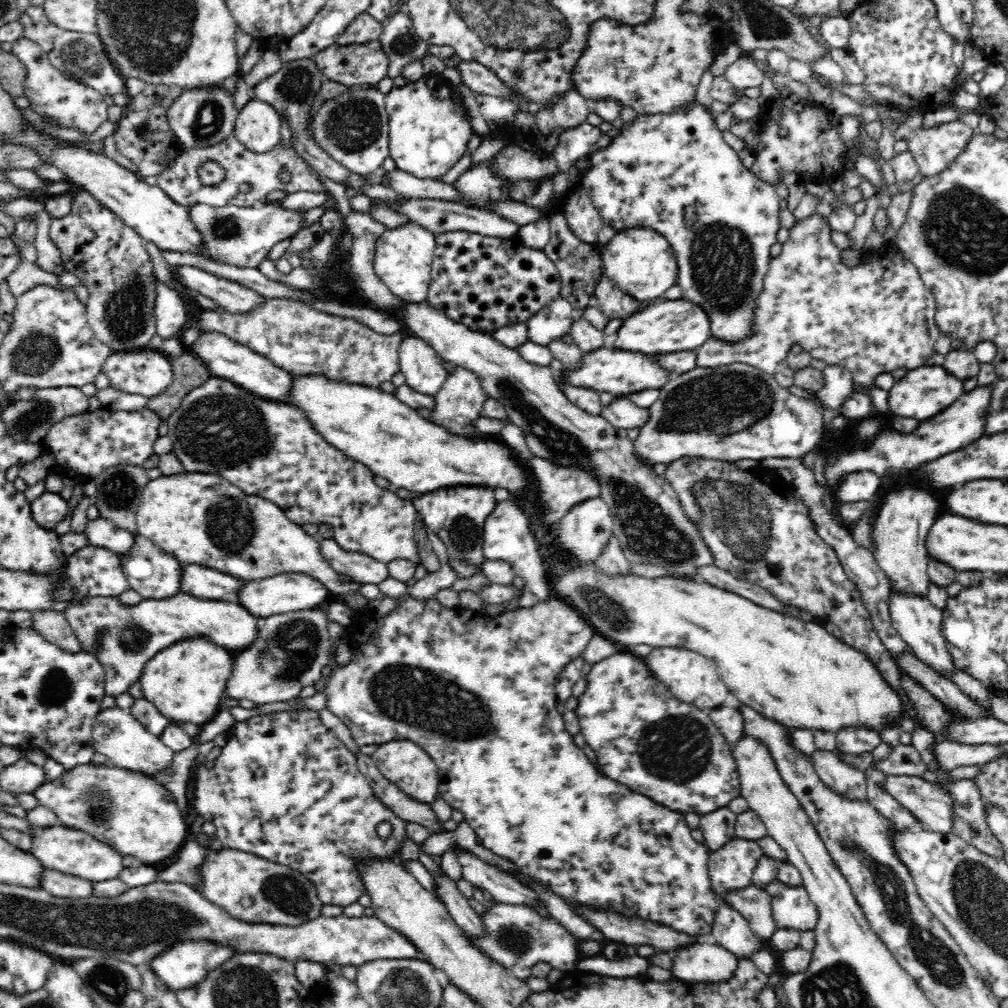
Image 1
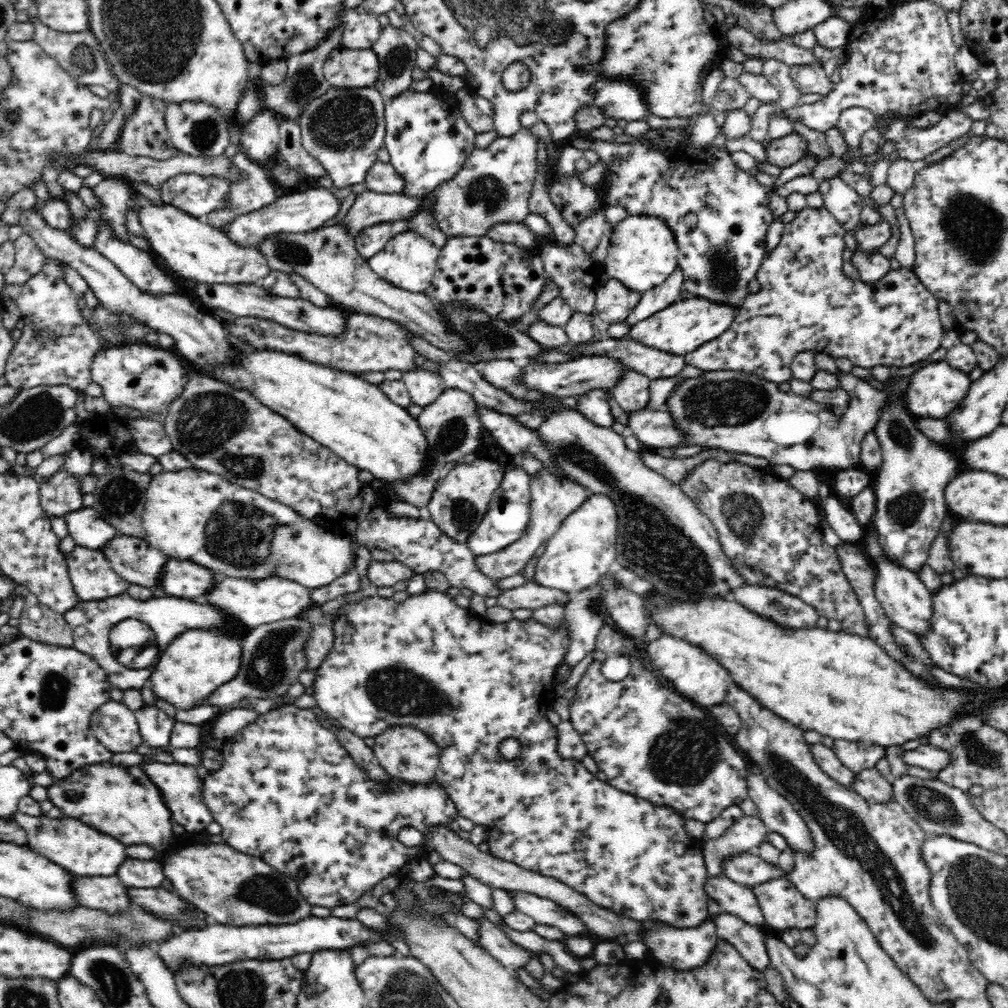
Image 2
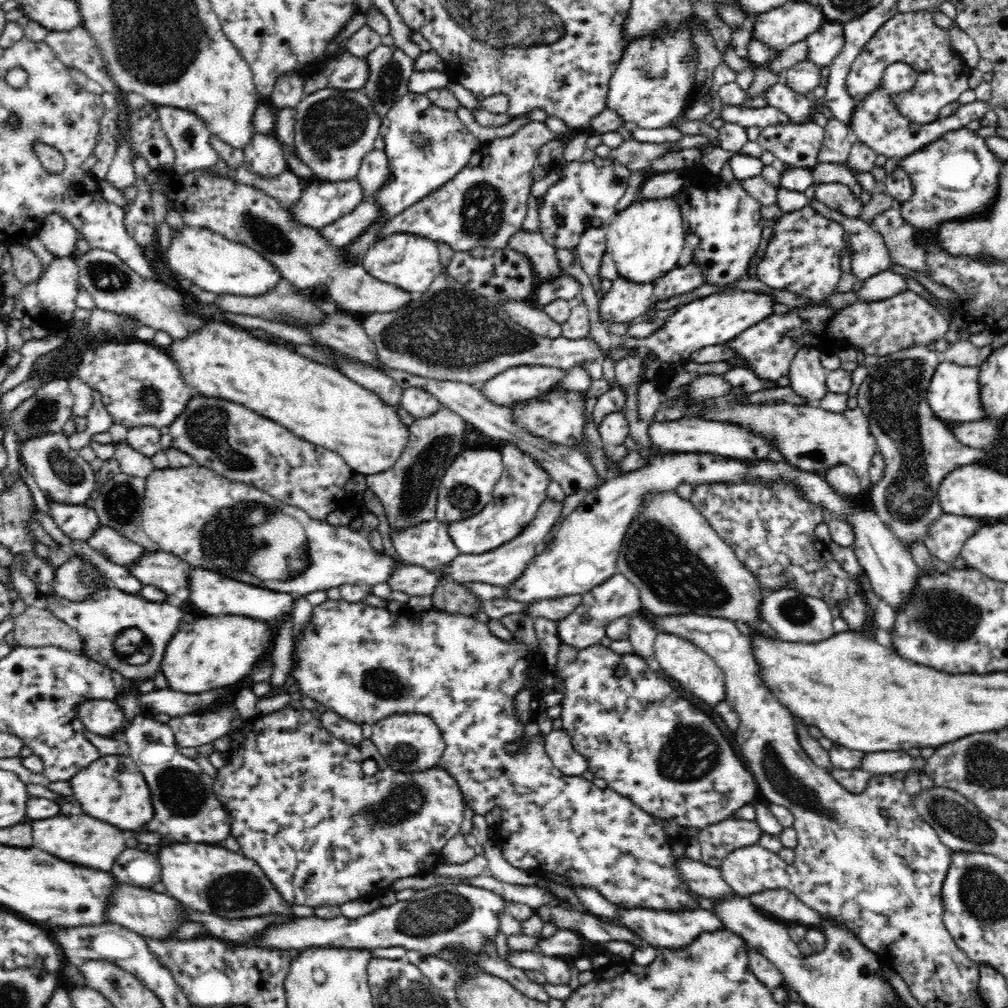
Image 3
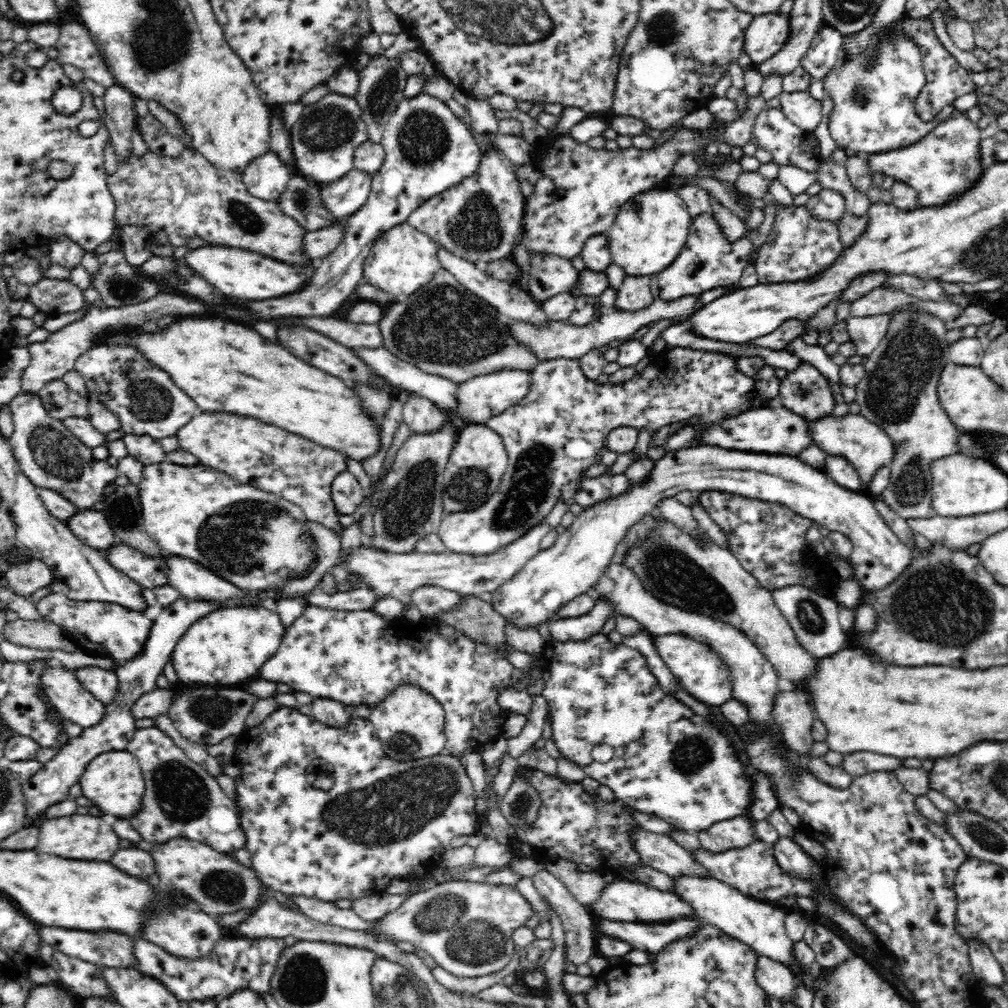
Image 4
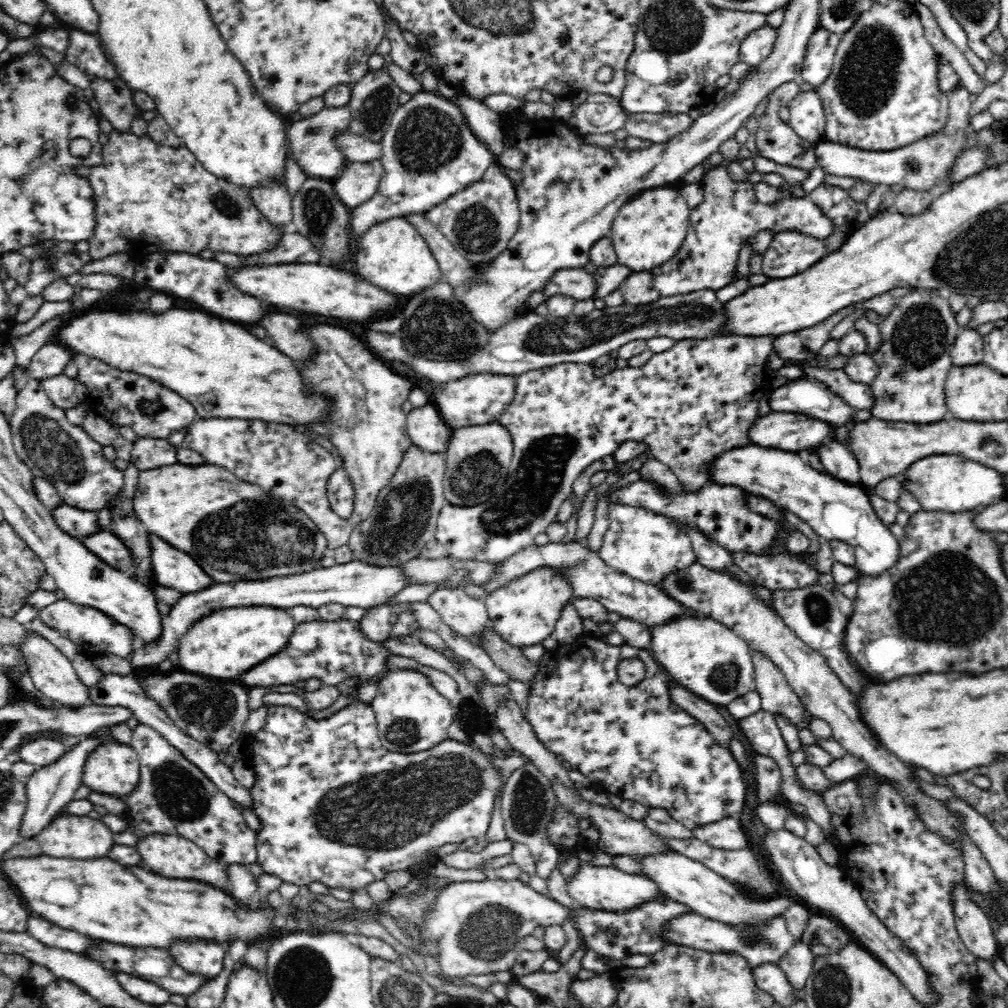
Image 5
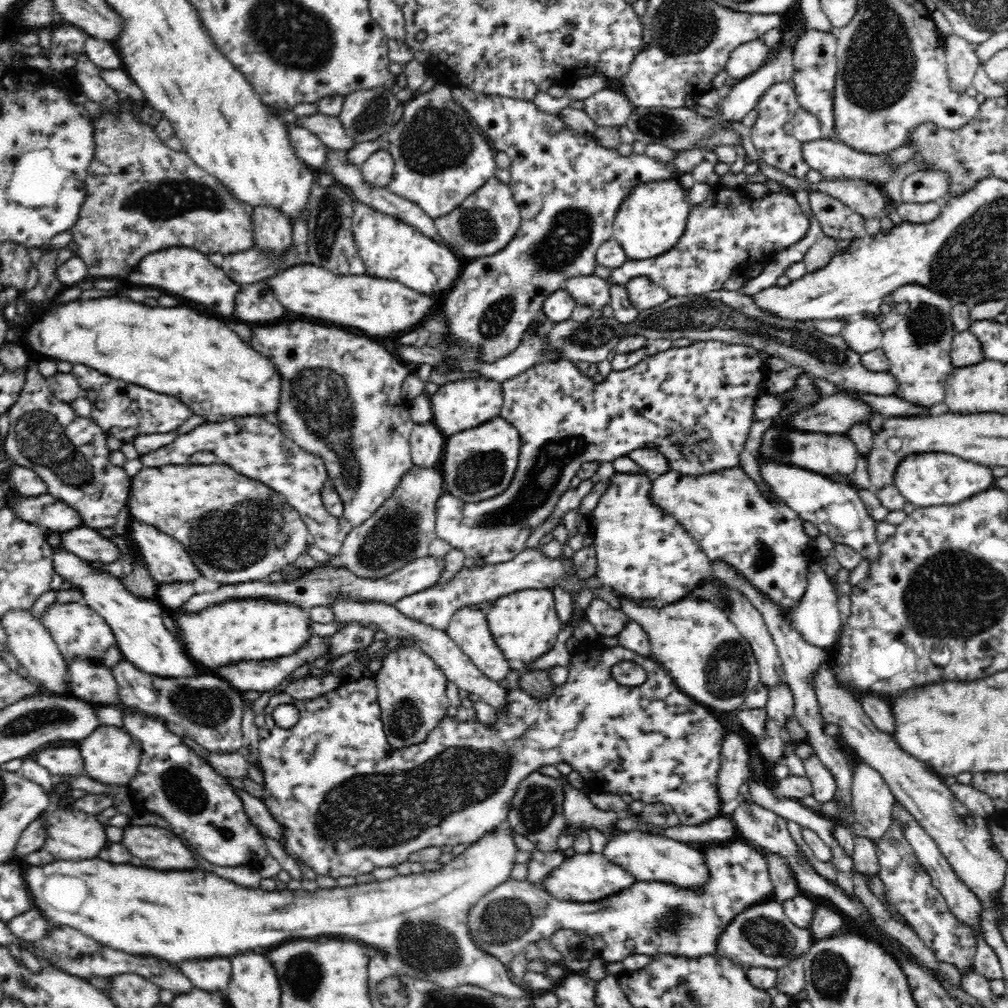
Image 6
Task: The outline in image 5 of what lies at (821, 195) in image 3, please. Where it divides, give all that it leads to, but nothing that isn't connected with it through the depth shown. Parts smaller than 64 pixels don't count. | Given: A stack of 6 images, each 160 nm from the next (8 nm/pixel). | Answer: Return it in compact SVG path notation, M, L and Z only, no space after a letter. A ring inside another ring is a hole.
M724 161L703 176L702 203L691 210L690 226L680 251L670 260L652 268L654 288L665 296L676 296L696 290L720 290L734 282L736 260L743 247L750 244L761 230L770 230L774 236L784 231L798 231L816 239L826 239L834 232L834 225L823 216L819 207L807 197L786 196L775 204L757 201L753 184L734 181L728 175Z

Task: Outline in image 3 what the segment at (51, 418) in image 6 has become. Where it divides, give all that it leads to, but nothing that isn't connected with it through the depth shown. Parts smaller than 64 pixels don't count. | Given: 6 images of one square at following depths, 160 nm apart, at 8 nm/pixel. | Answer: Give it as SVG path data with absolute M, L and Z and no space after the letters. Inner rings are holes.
M63 431L44 432L42 436L32 436L30 440L19 442L19 457L26 467L26 472L34 477L40 490L47 498L64 504L85 505L92 499L92 493L98 486L100 472L92 469L90 463L79 455L79 450L74 450L68 444L68 435Z

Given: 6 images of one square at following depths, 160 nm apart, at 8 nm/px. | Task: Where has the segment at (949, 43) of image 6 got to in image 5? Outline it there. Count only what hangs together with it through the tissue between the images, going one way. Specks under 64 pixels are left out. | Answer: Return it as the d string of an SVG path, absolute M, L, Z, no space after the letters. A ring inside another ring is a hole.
M958 82L952 90L947 92L949 115L946 126L937 133L931 133L929 137L924 137L902 148L882 152L862 151L859 148L823 139L814 146L818 166L821 166L825 175L857 178L859 181L867 181L887 189L893 185L902 184L905 189L940 192L944 187L946 188L944 182L947 180L950 168L954 166L954 160L960 154L960 148L966 142L966 134L972 131L970 94L971 92Z

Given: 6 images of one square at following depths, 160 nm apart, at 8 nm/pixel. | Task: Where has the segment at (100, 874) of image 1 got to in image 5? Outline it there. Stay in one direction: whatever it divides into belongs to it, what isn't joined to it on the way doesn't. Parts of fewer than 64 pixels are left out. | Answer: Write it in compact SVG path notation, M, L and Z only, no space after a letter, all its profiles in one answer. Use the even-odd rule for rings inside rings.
M60 816L38 838L44 854L52 858L102 858L114 846L112 830L88 816Z

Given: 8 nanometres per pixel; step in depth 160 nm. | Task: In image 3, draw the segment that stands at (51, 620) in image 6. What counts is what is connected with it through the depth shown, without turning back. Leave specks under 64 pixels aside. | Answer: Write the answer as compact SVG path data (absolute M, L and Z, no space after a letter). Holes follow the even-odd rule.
M114 587L96 591L84 600L68 600L56 594L48 594L39 600L38 605L80 633L88 657L120 672L128 681L153 678L160 670L160 660L164 657L168 642L184 622L182 618L190 616L192 610L187 604L178 607L168 600L152 602Z

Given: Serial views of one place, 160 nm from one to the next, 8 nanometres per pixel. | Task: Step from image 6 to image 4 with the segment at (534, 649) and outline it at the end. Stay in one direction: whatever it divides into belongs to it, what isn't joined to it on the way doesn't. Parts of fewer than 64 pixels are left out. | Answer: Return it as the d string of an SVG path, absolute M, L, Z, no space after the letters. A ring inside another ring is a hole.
M698 445L694 448L684 448L680 452L666 452L666 455L655 462L649 481L645 485L635 483L629 493L604 501L575 516L572 525L559 531L559 536L553 546L542 549L533 556L510 580L507 580L491 592L491 605L496 613L502 615L506 622L510 622L520 629L536 629L540 624L554 620L553 616L567 602L574 600L584 593L589 594L592 586L598 582L608 564L616 560L614 552L620 540L626 536L630 526L636 524L644 514L653 508L666 496L677 496L682 490L729 492L733 495L745 496L751 499L780 503L797 515L810 519L818 526L829 531L842 533L853 544L853 554L850 558L855 579L867 591L882 590L896 580L900 572L904 572L912 560L910 548L904 544L895 532L884 522L876 510L873 497L866 490L853 491L836 484L826 473L825 469L815 469L798 459L798 456L778 455L775 453L756 453L728 450L719 446Z

